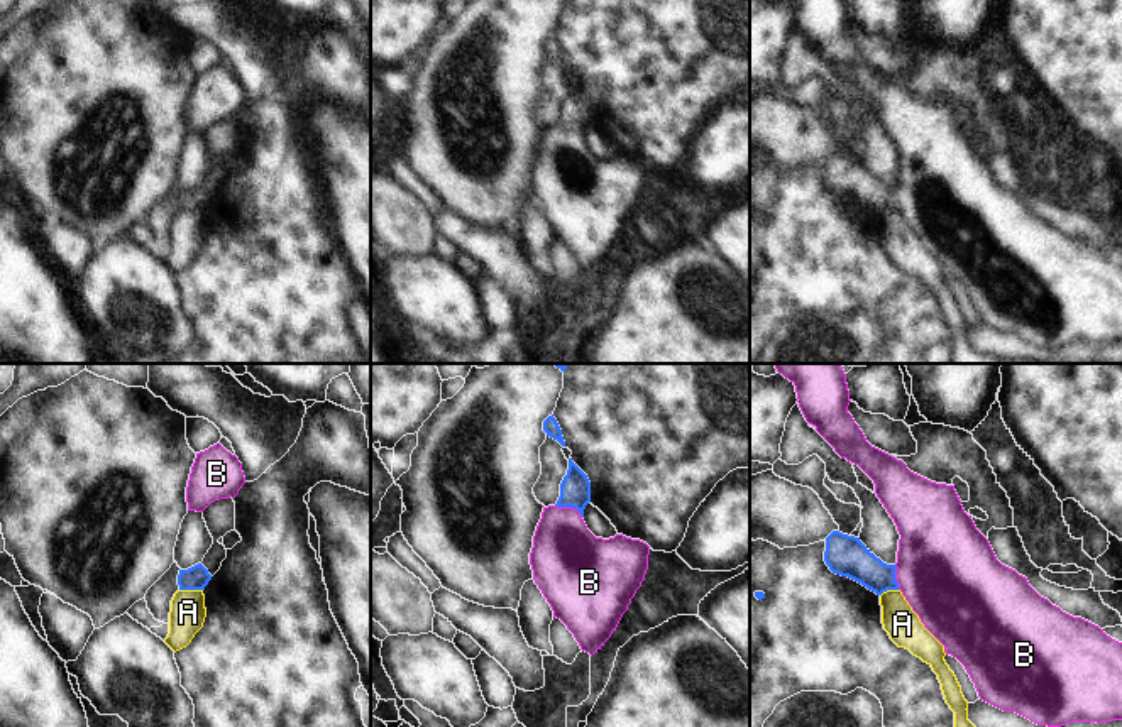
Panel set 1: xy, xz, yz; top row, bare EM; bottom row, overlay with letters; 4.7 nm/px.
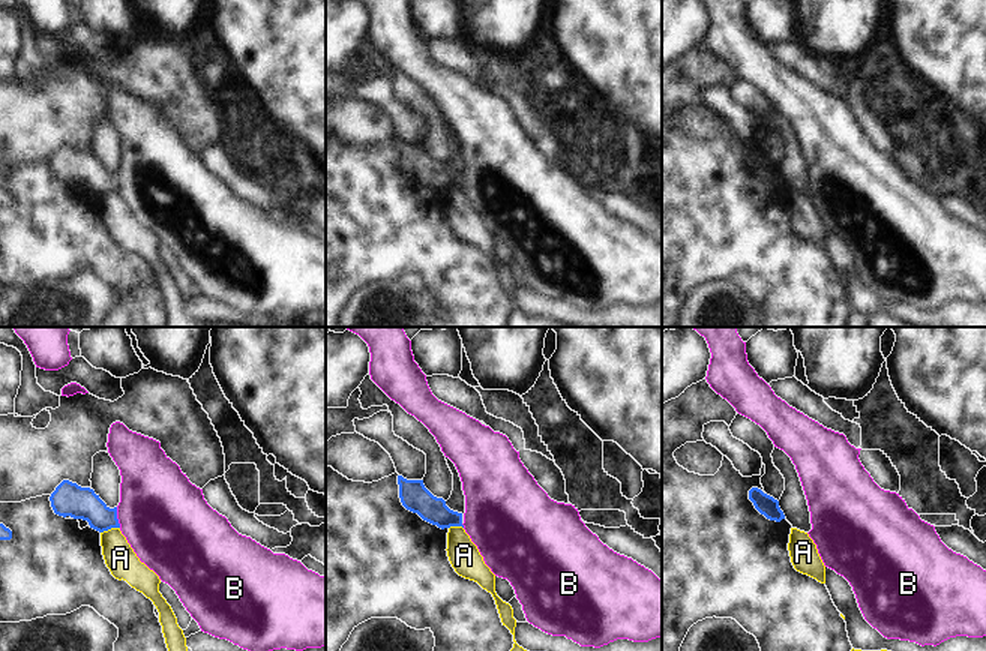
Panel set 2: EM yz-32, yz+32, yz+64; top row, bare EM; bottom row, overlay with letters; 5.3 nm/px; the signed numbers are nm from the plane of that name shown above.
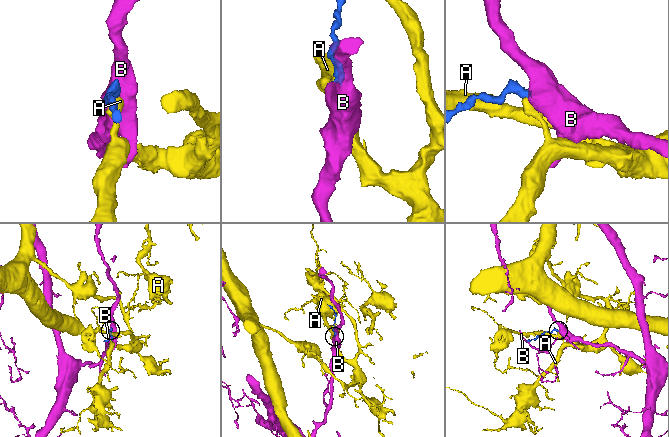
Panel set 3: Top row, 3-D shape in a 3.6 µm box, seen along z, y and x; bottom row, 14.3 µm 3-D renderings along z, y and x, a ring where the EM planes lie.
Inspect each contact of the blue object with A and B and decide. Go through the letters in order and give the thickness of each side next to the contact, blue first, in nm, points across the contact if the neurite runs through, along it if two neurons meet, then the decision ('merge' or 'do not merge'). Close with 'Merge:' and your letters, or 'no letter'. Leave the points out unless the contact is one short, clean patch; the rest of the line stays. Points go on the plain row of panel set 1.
A: 120/170 nm | along xy (180, 210), (202, 212) | do not merge
B: 140/340 nm | across xz (576, 110), (569, 127), (567, 180) | merge
Merge: B

